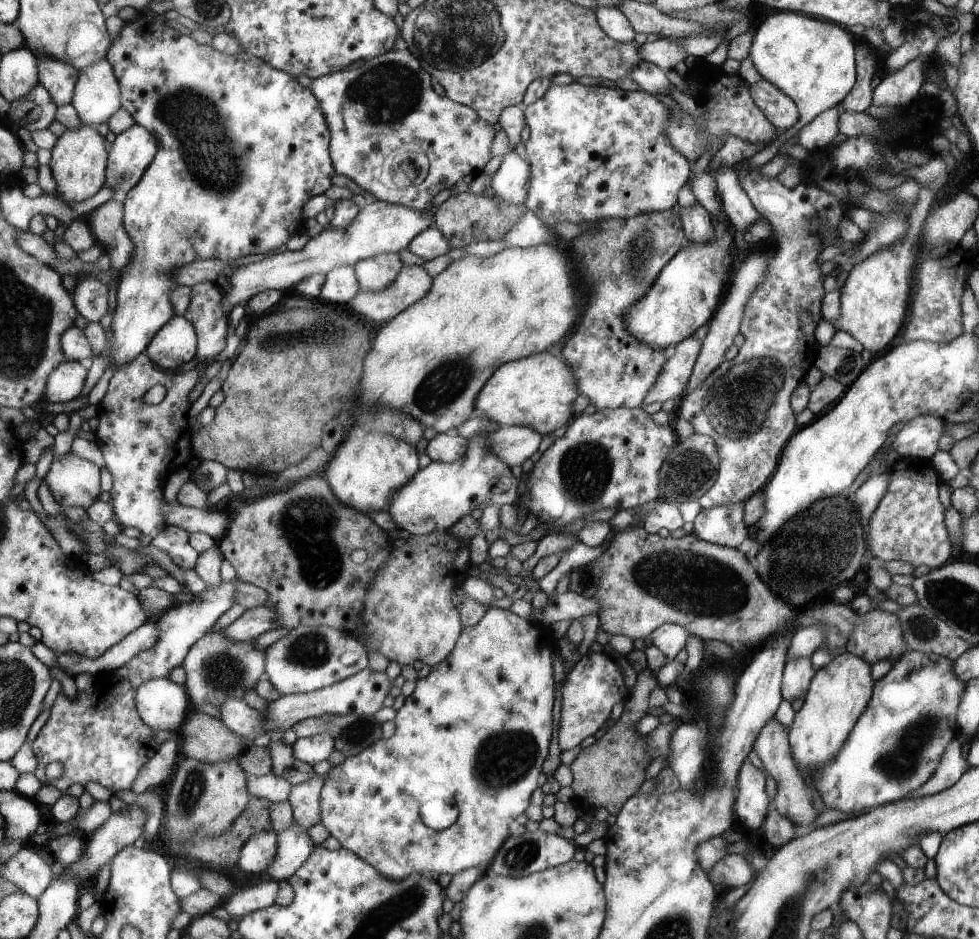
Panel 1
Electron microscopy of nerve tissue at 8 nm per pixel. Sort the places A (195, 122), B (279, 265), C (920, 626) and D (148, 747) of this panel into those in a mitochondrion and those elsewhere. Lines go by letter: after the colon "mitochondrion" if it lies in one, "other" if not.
A: mitochondrion
B: other
C: mitochondrion
D: other

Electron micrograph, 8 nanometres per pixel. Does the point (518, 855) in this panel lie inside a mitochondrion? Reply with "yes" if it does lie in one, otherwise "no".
yes

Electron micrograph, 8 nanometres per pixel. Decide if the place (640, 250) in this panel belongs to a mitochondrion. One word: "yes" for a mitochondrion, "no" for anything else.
yes

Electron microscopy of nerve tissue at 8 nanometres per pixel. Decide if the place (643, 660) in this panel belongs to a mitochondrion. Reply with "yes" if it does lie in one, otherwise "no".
no

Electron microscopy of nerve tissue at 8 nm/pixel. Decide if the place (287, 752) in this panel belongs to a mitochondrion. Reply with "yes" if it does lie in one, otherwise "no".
no

